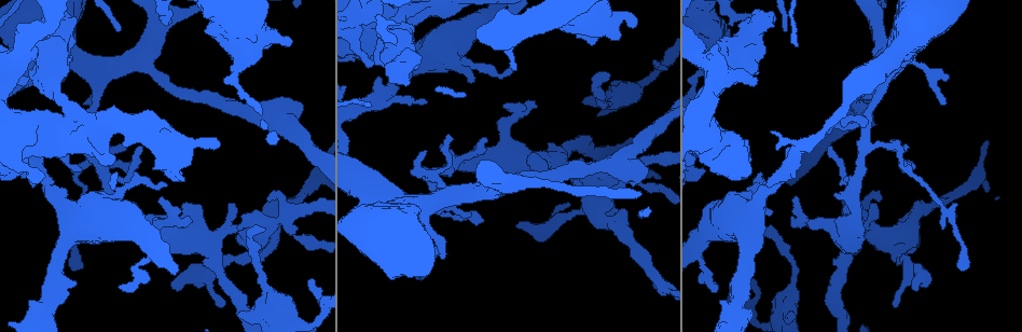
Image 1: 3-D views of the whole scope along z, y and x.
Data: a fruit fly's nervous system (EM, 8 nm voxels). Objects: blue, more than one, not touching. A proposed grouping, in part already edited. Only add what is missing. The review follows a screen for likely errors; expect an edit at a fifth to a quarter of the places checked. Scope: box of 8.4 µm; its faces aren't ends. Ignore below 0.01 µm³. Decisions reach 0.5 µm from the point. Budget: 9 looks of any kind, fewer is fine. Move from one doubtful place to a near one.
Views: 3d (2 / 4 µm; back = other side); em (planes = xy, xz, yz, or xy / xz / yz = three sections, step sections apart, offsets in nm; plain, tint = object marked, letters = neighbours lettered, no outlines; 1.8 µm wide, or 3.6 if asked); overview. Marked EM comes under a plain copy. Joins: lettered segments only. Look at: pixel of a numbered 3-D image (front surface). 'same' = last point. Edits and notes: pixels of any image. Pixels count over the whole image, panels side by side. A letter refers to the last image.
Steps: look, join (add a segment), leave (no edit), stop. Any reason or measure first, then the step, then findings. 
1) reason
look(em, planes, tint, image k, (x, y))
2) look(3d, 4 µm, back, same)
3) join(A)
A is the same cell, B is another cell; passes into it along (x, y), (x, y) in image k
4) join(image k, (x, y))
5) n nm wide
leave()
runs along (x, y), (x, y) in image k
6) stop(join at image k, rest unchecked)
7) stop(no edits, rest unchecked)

branch stops here
look(3d, 4 µm, image 1, (771, 187))

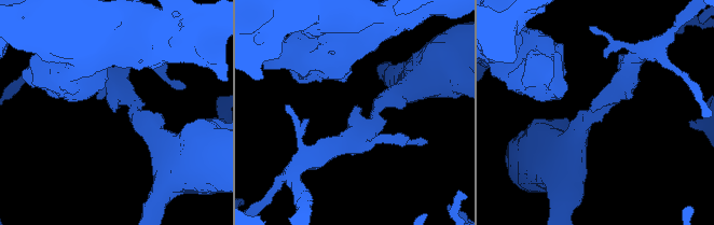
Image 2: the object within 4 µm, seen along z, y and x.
look(em, planes, tint, image 2, (592, 111))

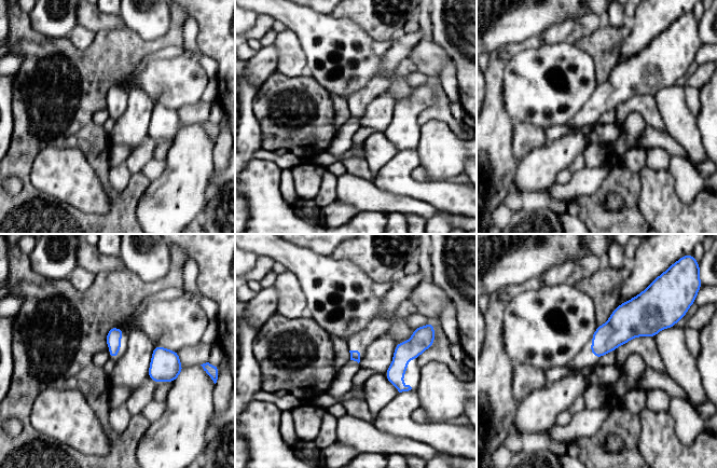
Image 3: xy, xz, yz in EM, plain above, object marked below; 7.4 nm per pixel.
what lies round it
look(em, planes, letters, same)

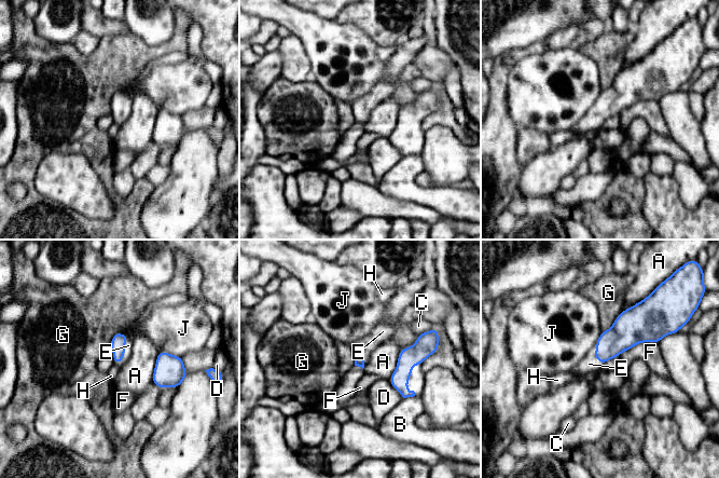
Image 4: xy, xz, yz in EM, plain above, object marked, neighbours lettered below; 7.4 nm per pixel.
join(E)
E is the same cell, A, B, C, D, F, G, H and J are other cells; the neuron continues

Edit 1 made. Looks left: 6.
branch stops here
look(em, xy, step 8, letters, image 1, (60, 39))

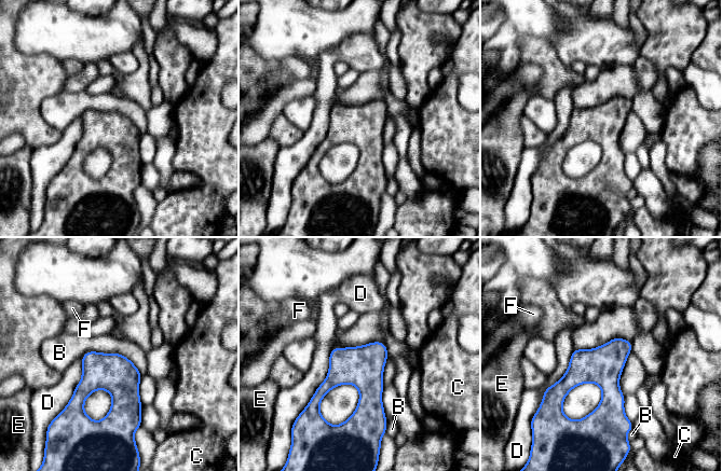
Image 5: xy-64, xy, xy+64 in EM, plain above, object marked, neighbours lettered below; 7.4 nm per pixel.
300 nm wide
leave()
B, C, D, E and F are other cells; border along (81, 356), (119, 352), (141, 374) in image 5; no lettered segment goes on from it

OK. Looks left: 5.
free end
look(3d, 4 µm, image 1, (610, 75))

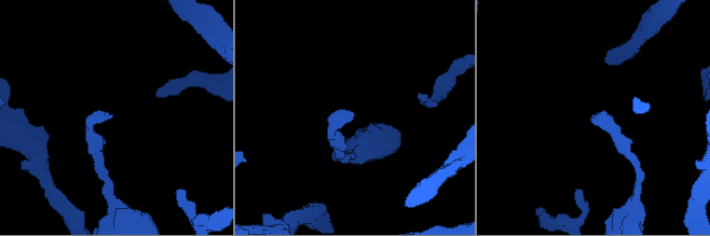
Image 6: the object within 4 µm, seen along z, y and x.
look(em, xz, step 8, tint, image 6, (599, 118))

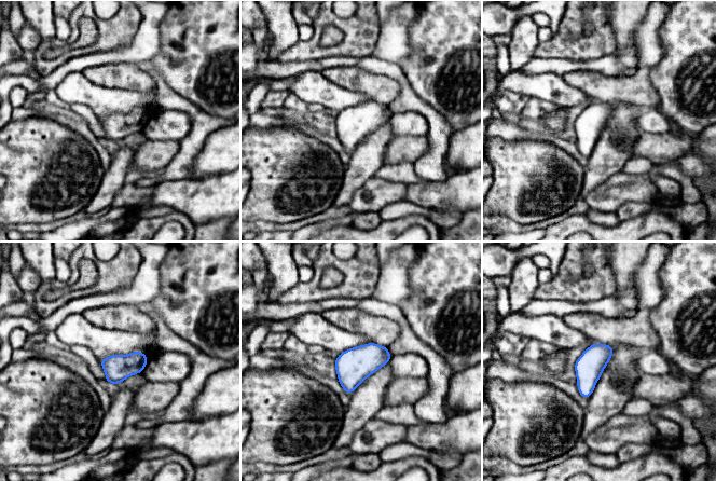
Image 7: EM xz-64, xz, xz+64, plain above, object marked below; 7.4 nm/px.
look(em, planes, letters, same)

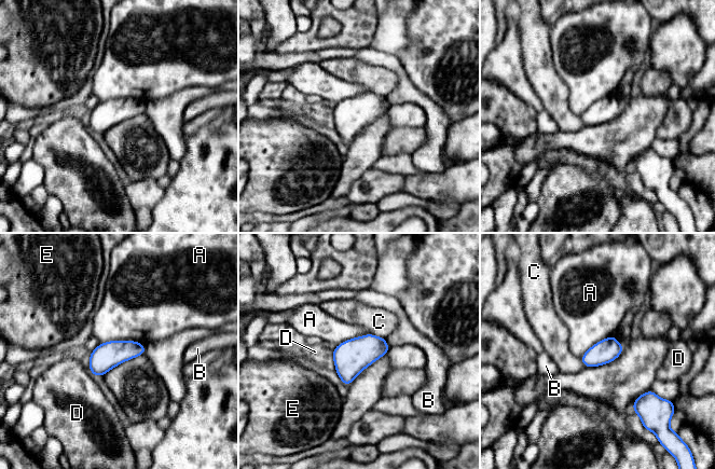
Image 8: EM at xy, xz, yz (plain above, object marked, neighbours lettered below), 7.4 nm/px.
leave()
A, B, C, D and E are other cells; border along (100, 342), (137, 341), (143, 344) in image 8; none of them fits

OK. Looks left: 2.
branch stops here
look(3d, 4 µm, image 1, (240, 311))

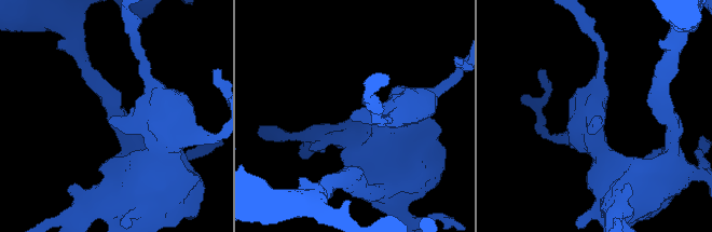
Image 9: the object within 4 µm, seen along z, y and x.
look(em, planes, letters, image 9, (108, 120))

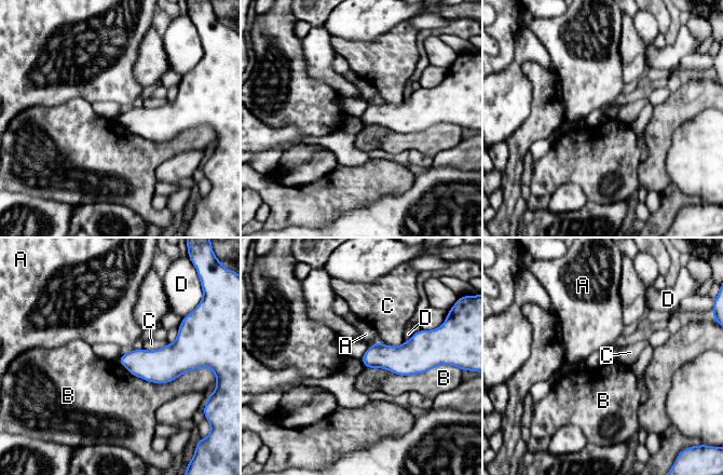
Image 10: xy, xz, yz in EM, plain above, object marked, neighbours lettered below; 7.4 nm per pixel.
leave()
A, B, C and D are other cells; border along (118, 361), (151, 382), (194, 369) in image 10; no lettered segment goes on from it

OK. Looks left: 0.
stop(join at image 4, rest unchecked)

